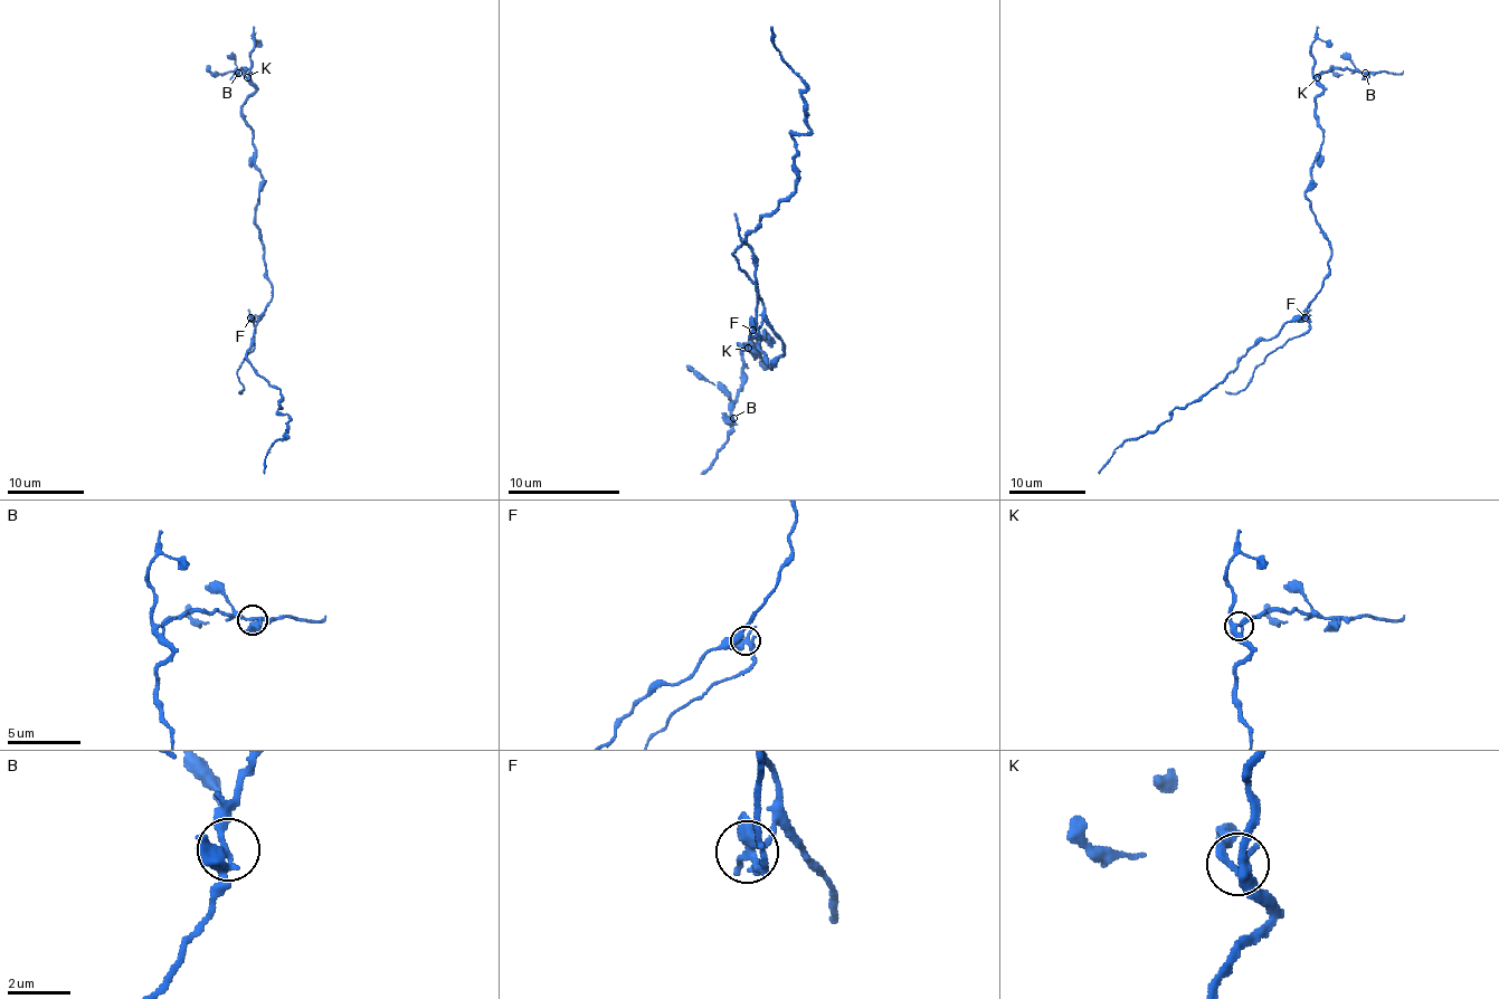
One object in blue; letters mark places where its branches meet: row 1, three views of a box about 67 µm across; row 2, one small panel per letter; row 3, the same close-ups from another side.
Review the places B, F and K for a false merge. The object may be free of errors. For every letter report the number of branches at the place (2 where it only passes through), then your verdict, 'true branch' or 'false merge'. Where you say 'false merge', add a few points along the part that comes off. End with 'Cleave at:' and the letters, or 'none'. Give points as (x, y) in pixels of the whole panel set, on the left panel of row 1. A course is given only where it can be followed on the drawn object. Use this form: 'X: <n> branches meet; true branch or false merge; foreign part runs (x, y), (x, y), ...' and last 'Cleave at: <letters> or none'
B: 3 branches meet; true branch
F: 4 branches meet; false merge; foreign part runs (252, 316), (255, 324), (253, 349), (238, 370), (238, 380), (244, 386), (238, 391)
K: 4 branches meet; true branch
Cleave at: F

